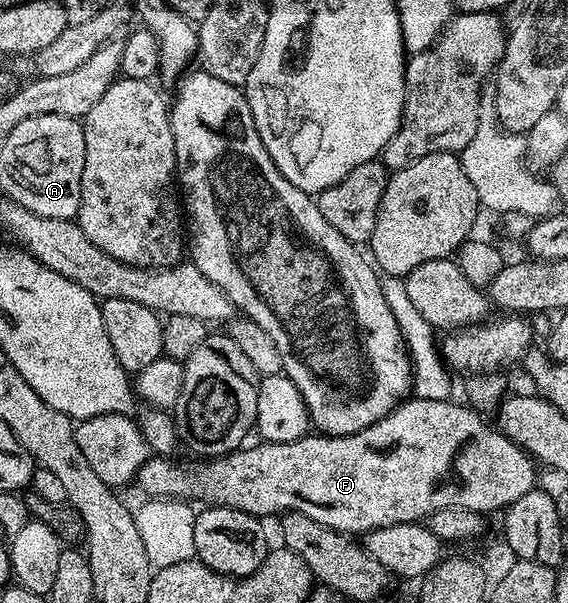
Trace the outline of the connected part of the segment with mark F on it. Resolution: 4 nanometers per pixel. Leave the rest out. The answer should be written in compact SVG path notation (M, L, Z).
M413 396L408 400L402 401L400 406L395 407L391 413L383 416L375 424L371 424L354 434L330 436L320 432L310 432L304 438L294 442L262 441L260 443L261 446L246 445L244 448L234 450L231 454L223 454L219 458L197 460L194 466L184 466L181 462L172 462L174 459L169 456L149 456L146 457L145 463L139 468L135 482L136 485L141 485L142 492L149 498L180 498L188 500L193 504L201 502L199 504L208 504L210 507L226 506L229 509L238 509L239 512L256 516L264 516L263 514L280 516L290 510L294 510L303 516L311 516L311 520L315 520L319 524L330 526L331 529L340 530L342 534L350 536L364 536L370 530L380 526L390 526L400 522L421 522L428 519L429 515L434 514L439 508L462 506L463 508L471 508L472 510L480 510L482 512L490 512L489 510L504 511L505 507L517 500L519 496L523 496L528 490L534 489L536 482L533 481L537 478L536 468L538 469L538 467L535 465L534 459L522 447L517 446L505 434L502 434L500 429L493 427L492 430L484 422L486 419L480 413L468 405L462 404L460 406L455 401L425 400Z

